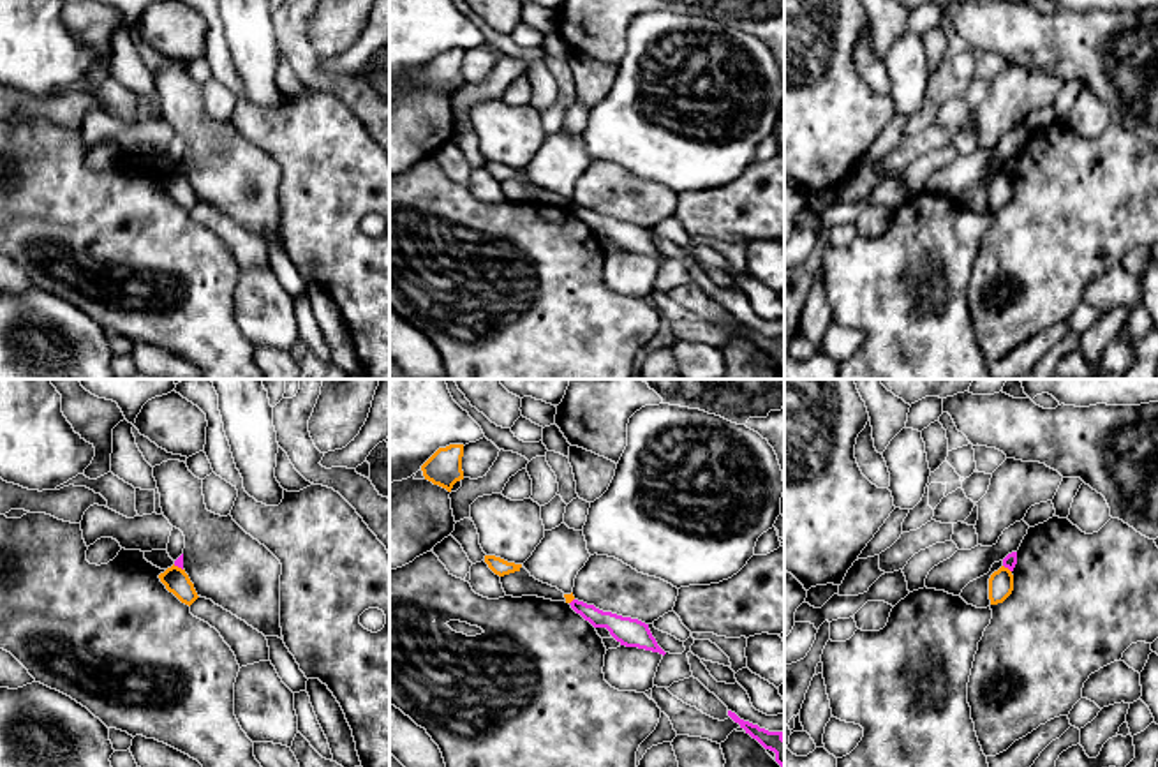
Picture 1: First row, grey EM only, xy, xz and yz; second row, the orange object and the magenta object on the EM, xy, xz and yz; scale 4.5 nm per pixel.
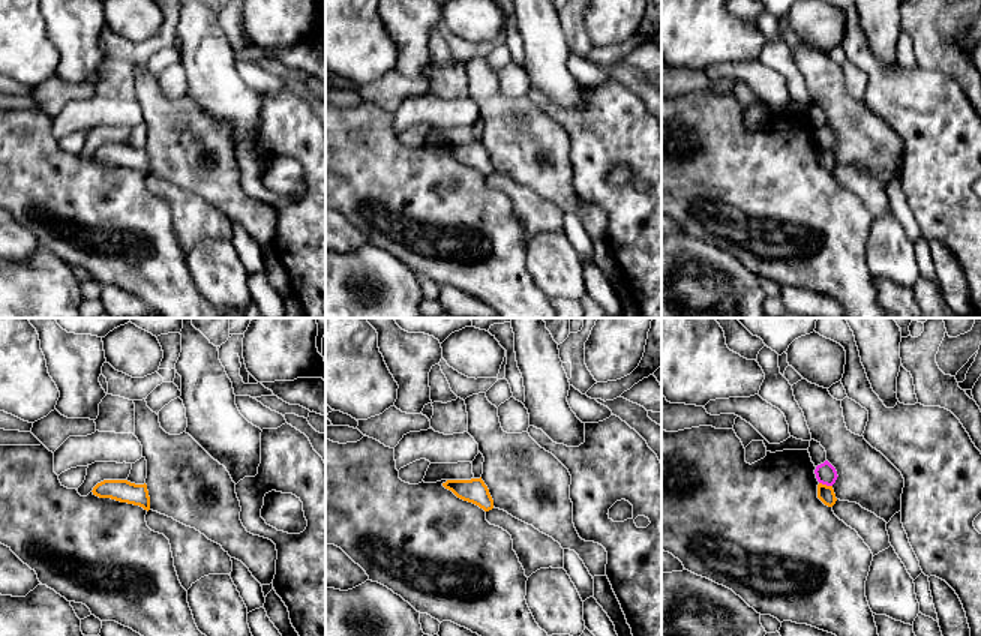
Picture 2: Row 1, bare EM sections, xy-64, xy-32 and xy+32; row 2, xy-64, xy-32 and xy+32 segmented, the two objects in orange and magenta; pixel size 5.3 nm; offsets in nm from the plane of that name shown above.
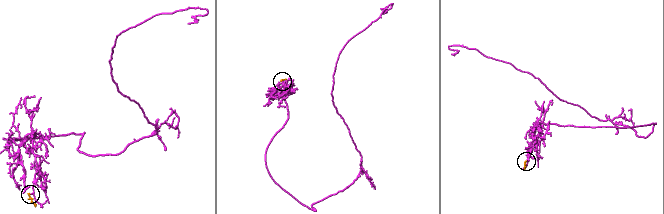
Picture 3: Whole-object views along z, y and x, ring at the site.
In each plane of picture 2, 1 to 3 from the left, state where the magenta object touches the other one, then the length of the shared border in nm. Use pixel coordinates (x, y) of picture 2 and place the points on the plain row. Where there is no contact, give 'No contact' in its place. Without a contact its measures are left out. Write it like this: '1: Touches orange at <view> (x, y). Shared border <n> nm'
1: No contact
2: No contact
3: Touches orange at xy+32 (825, 149). Shared border 80 nm

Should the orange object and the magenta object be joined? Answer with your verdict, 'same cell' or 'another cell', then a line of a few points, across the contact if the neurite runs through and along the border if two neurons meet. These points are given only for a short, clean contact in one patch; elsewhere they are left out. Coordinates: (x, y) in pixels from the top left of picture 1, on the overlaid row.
another cell | yz (1003, 565), (1010, 572)

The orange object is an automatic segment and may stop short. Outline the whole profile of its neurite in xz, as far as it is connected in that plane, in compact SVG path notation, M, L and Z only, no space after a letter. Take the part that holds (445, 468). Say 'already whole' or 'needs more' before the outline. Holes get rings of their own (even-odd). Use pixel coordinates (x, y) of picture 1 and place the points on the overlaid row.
already whole; M464 444L439 448L423 465L425 480L451 492L453 485L464 480L462 471Z

